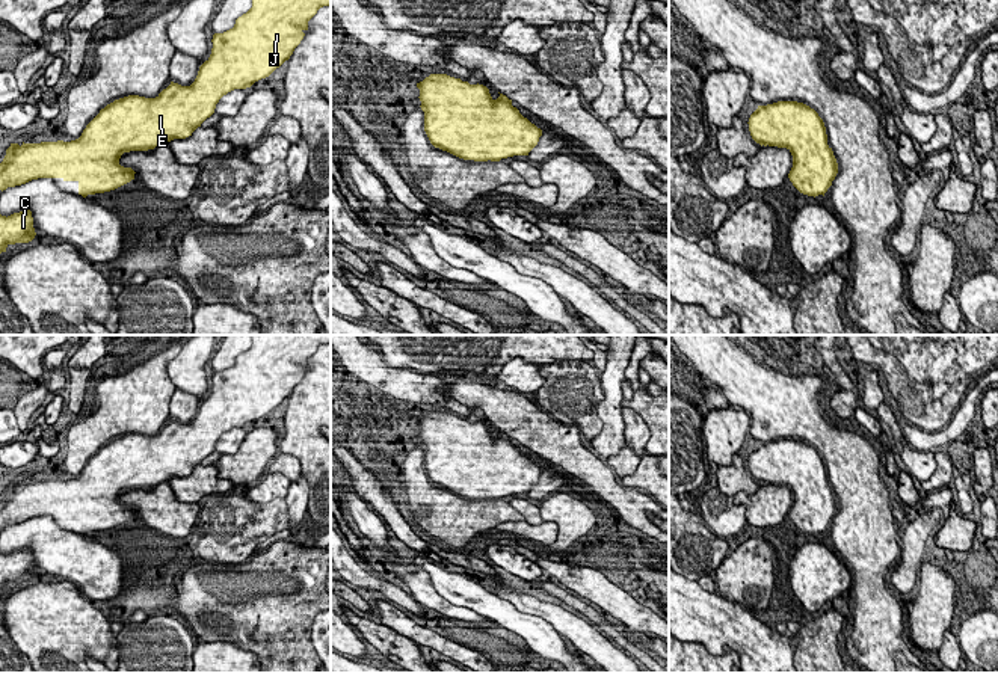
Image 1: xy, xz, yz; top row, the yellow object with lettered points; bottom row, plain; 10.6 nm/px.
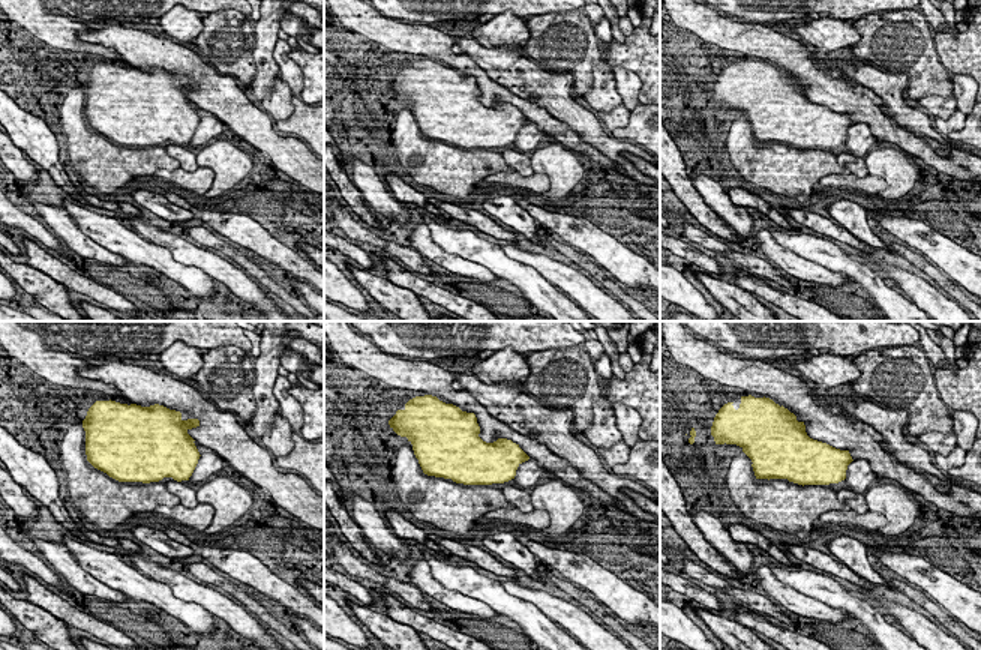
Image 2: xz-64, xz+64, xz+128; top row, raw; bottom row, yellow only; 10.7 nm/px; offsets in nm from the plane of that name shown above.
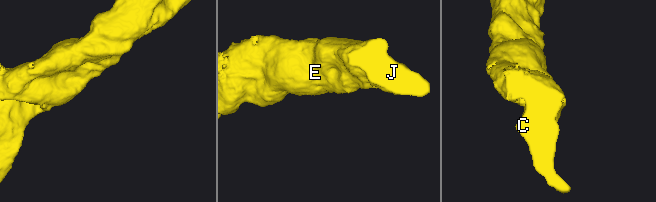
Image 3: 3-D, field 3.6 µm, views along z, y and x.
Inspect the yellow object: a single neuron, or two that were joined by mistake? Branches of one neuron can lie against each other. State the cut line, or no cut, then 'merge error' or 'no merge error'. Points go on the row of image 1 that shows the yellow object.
no cut; no merge error

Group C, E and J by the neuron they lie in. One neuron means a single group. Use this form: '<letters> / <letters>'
C E J

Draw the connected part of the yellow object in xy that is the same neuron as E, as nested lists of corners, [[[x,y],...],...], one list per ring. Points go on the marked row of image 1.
[[[252,0],[252,8],[236,20],[233,29],[213,35],[213,48],[210,57],[199,66],[198,75],[190,86],[181,86],[171,81],[156,98],[128,95],[107,104],[86,125],[82,136],[71,142],[41,142],[41,143],[11,143],[0,163],[0,190],[26,184],[38,178],[62,178],[63,181],[77,181],[79,195],[104,193],[115,190],[131,180],[134,171],[119,164],[124,152],[148,151],[174,139],[186,139],[201,127],[201,124],[214,113],[219,100],[234,89],[251,88],[255,81],[269,77],[276,68],[290,59],[294,48],[300,44],[308,30],[308,21],[323,6],[331,6],[331,0]]]

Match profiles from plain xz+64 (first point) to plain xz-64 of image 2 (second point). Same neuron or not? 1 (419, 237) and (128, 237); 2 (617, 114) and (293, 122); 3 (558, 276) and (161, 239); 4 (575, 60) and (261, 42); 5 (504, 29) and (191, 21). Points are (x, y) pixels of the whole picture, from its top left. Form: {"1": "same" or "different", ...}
{"1": "different", "2": "different", "3": "same", "4": "different", "5": "same"}

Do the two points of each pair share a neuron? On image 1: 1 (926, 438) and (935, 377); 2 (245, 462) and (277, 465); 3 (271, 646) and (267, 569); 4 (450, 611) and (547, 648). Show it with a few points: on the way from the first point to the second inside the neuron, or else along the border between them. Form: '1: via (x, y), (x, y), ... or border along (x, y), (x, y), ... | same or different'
1: border along (956, 409), (936, 430), (908, 423) | different
2: border along (275, 454), (271, 462) | different
3: via (271, 626), (269, 589) | same
4: border along (458, 607), (467, 607), (495, 622) | different

